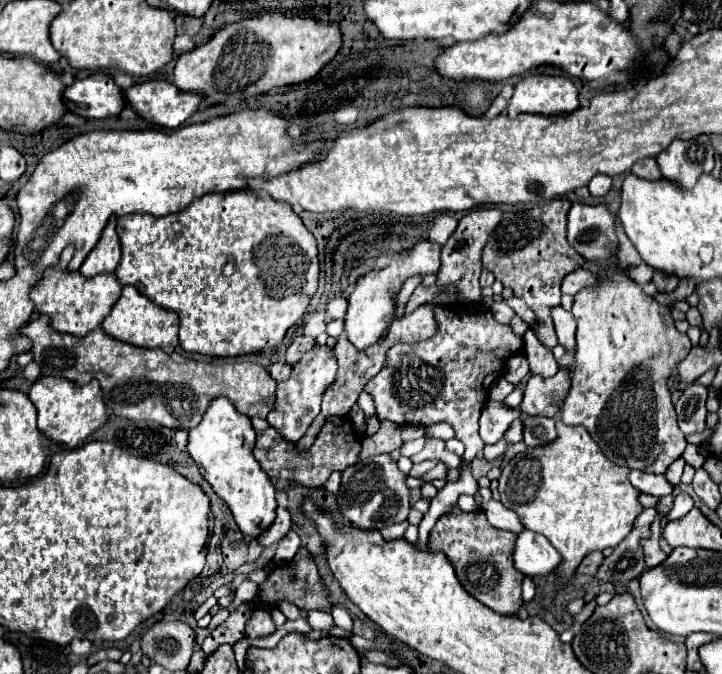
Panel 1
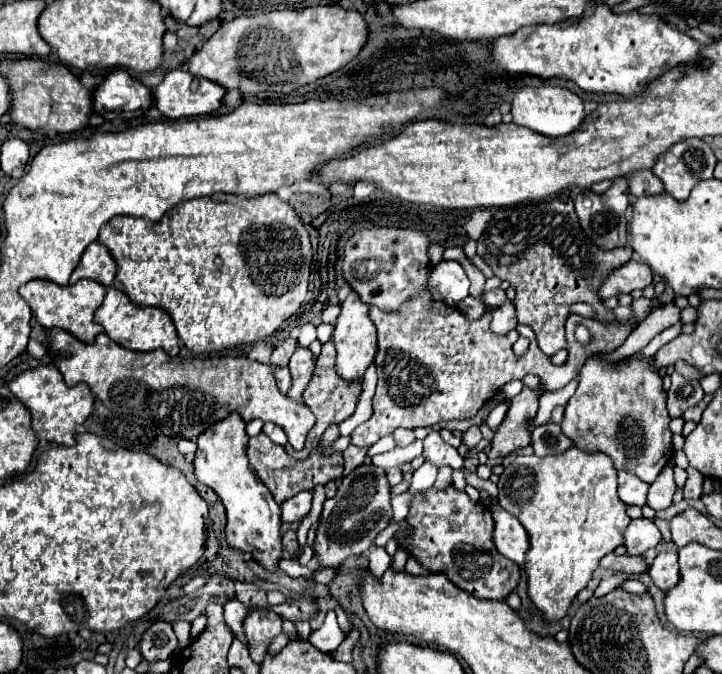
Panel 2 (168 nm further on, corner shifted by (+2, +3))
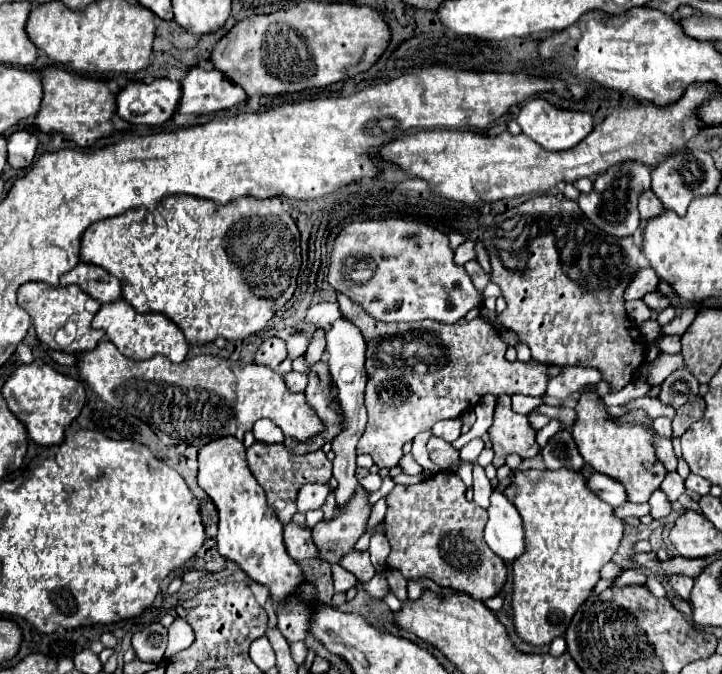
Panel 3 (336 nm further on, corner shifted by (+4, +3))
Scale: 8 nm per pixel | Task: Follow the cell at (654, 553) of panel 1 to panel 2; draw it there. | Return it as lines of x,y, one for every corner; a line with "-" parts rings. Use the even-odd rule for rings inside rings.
661,552
657,554
657,558
653,560
651,568
649,568
649,576
651,580
661,588
661,590
669,590
671,586
675,586
679,582
679,564
677,564
677,552

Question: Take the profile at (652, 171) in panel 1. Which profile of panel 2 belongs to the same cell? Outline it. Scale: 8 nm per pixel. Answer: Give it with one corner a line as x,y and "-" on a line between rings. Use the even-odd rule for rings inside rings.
637,170
625,176
629,182
629,192
635,196
649,196
649,194
661,194
663,184
651,170

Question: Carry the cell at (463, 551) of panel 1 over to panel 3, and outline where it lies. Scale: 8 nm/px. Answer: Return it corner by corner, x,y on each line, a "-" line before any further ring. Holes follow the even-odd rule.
447,470
413,486
395,486
387,500
385,536
391,544
387,566
397,568
405,580
429,578
441,588
487,600
501,592
507,580
505,562
483,540
487,512
465,498
467,486

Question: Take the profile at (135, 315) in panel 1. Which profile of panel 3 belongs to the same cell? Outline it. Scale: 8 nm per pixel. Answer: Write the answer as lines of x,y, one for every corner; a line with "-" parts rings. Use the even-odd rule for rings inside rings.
125,300
103,304
93,318
93,328
105,330
107,338
117,346
117,350
131,360
149,360
161,354
167,356
171,362
181,362
189,350
189,344
175,322
171,322
163,314
139,314

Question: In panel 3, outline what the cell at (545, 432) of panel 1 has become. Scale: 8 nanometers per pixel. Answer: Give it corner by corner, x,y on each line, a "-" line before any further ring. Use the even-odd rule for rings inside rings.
559,430
549,444
543,448
541,452
547,468
557,470
557,468
571,468
575,472
585,468
585,462
577,450
577,444
571,436
569,430

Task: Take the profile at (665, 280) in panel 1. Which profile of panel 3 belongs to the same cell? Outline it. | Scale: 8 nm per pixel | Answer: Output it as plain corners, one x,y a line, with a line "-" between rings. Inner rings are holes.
653,292
653,294
643,296
643,302
645,302
651,310
655,310
655,312
663,312
663,310
669,306
669,300
667,300
661,292

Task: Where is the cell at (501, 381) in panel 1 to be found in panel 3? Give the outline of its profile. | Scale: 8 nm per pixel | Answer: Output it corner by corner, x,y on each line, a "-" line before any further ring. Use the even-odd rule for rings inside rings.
543,404
542,406
534,408
532,412
535,412
536,414
543,414
545,416
549,416
549,418
559,420
561,428
567,428
567,430
571,430
573,422
577,420
577,414
575,414
575,410
573,410
573,408
557,408
557,406

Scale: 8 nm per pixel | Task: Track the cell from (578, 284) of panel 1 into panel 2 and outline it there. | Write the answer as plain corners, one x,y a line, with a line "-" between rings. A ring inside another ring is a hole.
629,262
629,264
623,264
621,268
615,268
607,278
605,282
601,284
599,292
605,298
611,298
611,296
617,296
621,292
631,292
631,290
643,290
645,286
649,286
653,280
653,272
647,264
643,262

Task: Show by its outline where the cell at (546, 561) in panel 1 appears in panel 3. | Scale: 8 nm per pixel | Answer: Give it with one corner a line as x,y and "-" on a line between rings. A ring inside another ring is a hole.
503,492
491,494
489,522
485,526
487,546
505,562
513,562
519,552
525,550
523,544
523,526
517,508
507,500

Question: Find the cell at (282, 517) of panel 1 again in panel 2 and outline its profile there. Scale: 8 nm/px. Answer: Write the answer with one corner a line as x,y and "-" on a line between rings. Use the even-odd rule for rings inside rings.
299,492
291,500
285,500
281,504
281,522
301,522
311,510
311,494
309,492

